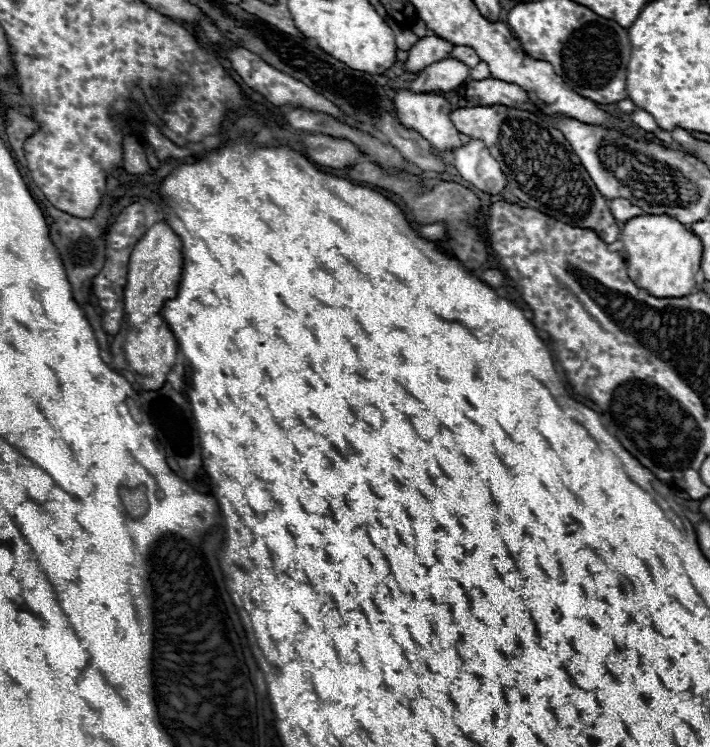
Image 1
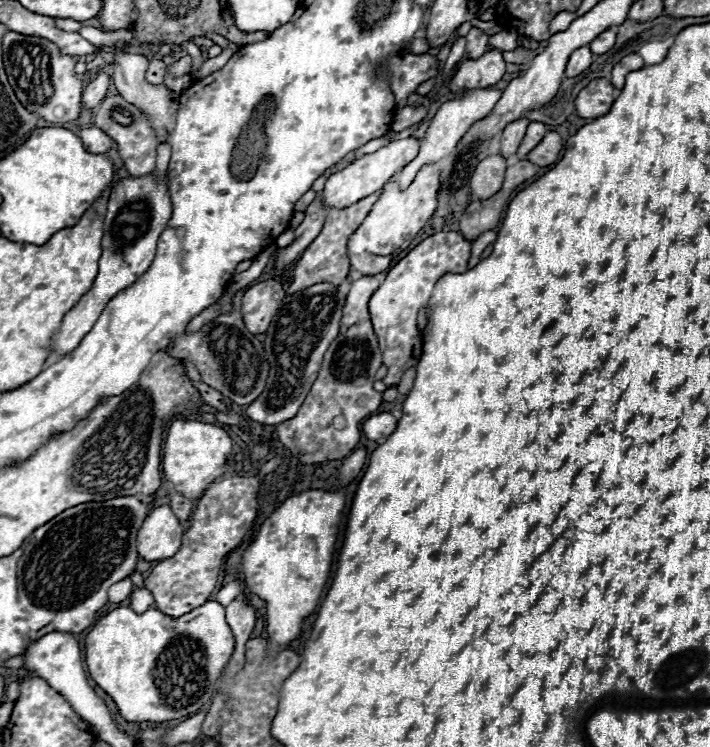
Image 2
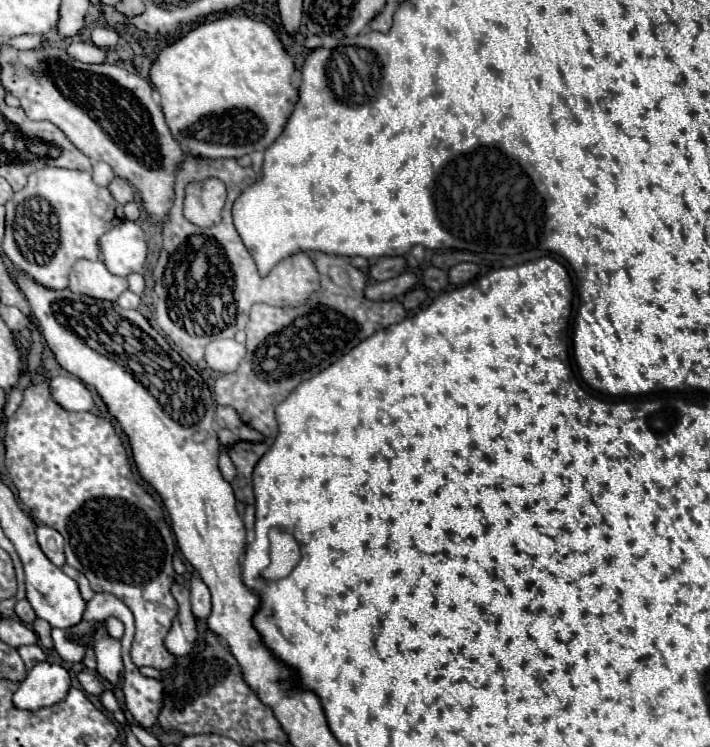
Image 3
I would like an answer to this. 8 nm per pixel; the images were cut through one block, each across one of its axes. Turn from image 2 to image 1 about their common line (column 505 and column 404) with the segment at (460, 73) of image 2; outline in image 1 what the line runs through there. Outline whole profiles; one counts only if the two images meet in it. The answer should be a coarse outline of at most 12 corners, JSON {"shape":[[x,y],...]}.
{"shape":[[438,36],[420,38],[402,64],[418,74],[442,60],[452,44]]}

